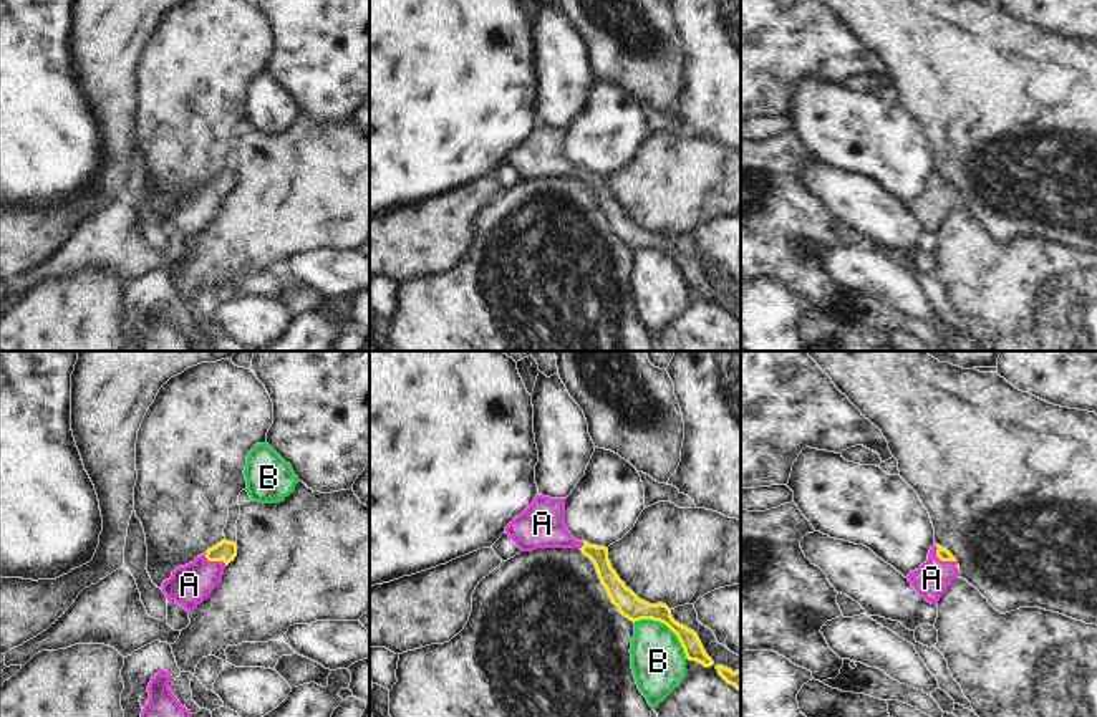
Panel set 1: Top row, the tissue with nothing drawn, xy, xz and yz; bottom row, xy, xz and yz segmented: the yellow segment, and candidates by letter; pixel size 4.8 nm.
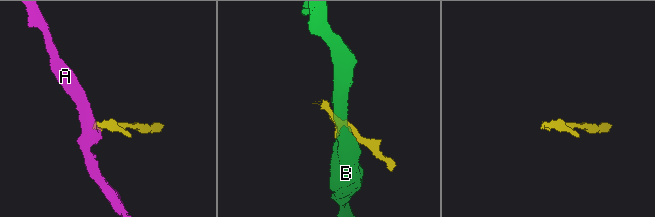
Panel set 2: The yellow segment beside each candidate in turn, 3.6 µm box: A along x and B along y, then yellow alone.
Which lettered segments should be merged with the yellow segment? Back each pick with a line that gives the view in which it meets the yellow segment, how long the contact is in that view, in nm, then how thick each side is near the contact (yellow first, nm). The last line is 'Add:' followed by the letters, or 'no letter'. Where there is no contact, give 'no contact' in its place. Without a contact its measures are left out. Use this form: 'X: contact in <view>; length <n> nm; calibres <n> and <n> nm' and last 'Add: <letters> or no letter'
A: contact in yz; length 180 nm; calibres 60 and 170 nm
Add: A

